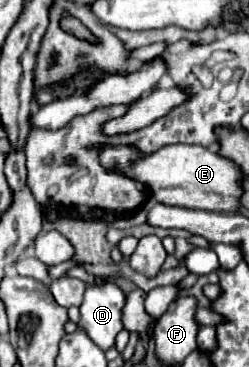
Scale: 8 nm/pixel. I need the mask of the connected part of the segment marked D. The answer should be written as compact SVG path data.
M113 282L89 286L81 304L81 328L103 350L115 346L117 334L123 330L125 294Z

